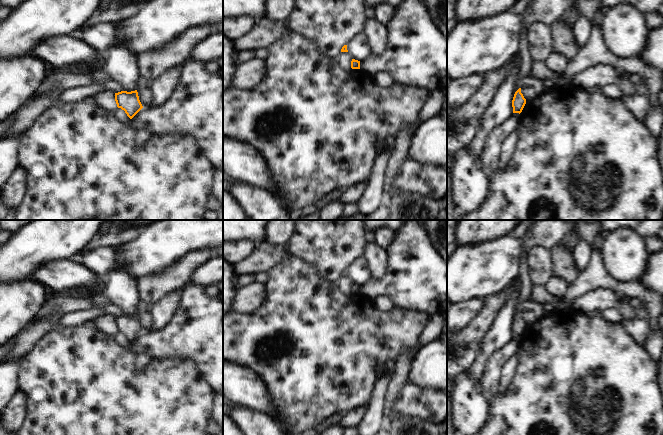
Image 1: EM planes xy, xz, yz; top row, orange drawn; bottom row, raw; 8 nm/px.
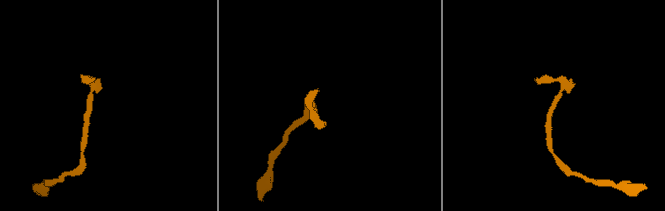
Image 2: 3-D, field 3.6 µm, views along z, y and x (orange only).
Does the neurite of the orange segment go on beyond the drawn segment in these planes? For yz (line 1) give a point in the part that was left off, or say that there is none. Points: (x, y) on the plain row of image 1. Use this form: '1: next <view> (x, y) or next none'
1: next none

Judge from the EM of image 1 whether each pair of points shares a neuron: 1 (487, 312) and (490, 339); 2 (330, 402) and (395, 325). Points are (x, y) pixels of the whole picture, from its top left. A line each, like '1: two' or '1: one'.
1: two
2: one

